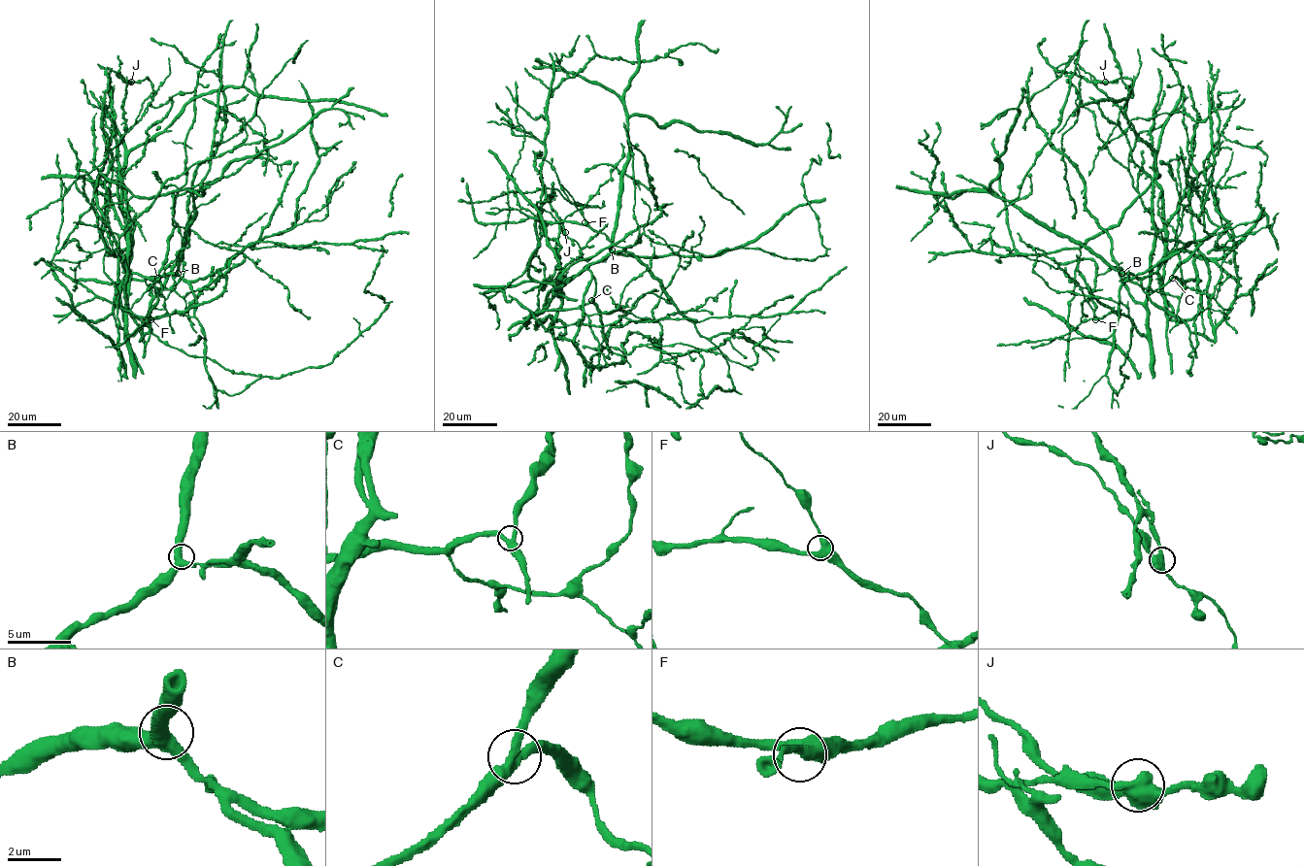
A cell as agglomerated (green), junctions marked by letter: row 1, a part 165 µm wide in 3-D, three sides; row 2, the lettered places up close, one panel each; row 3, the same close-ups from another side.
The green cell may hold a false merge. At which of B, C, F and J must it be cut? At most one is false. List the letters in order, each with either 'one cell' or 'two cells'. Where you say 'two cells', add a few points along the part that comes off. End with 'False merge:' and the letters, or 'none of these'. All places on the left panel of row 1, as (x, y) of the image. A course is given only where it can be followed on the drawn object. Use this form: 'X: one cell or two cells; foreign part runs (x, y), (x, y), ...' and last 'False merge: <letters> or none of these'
B: one cell
C: one cell
F: one cell
J: one cell
False merge: none of these

